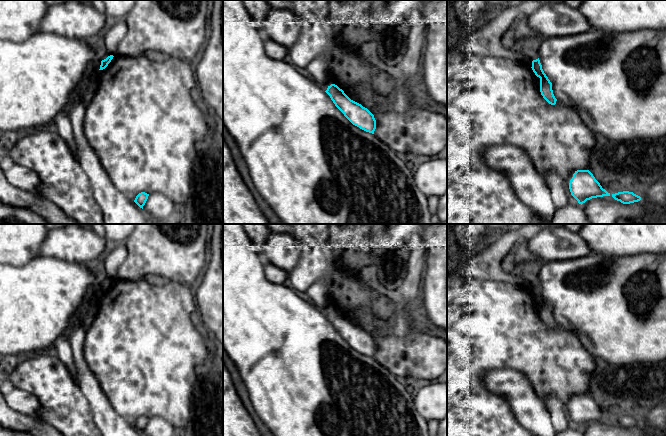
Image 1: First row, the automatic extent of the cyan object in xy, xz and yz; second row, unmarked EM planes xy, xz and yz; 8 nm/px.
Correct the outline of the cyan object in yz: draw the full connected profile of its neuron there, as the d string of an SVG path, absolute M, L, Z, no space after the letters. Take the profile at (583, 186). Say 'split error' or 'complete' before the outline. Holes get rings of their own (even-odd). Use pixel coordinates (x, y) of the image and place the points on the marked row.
complete; M577 170L569 183L571 195L579 204L597 197L610 196L589 170Z

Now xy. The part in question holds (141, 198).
complete; M141 192L141 193L139 193L139 194L136 196L134 202L135 202L140 208L143 209L143 206L145 205L145 203L146 203L146 201L147 201L147 199L148 199L148 196L149 196L149 194L145 193L145 192Z

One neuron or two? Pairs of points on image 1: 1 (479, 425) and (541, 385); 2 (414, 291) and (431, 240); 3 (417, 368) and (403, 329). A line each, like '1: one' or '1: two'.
1: one
2: two
3: two

